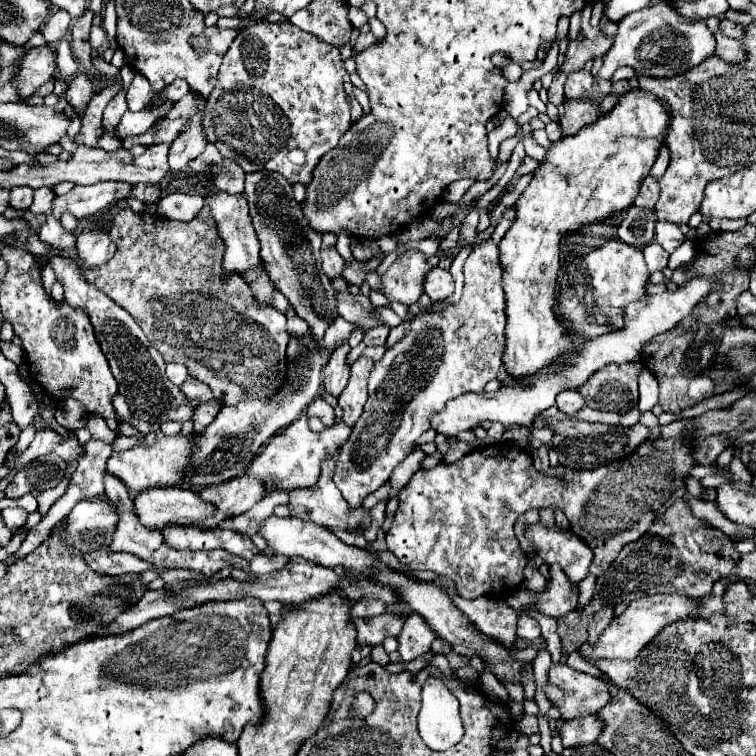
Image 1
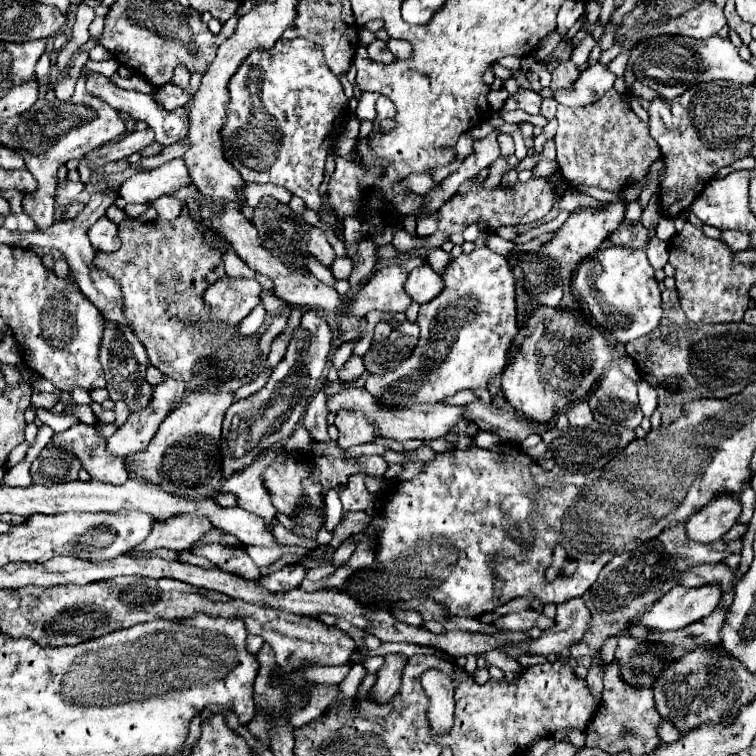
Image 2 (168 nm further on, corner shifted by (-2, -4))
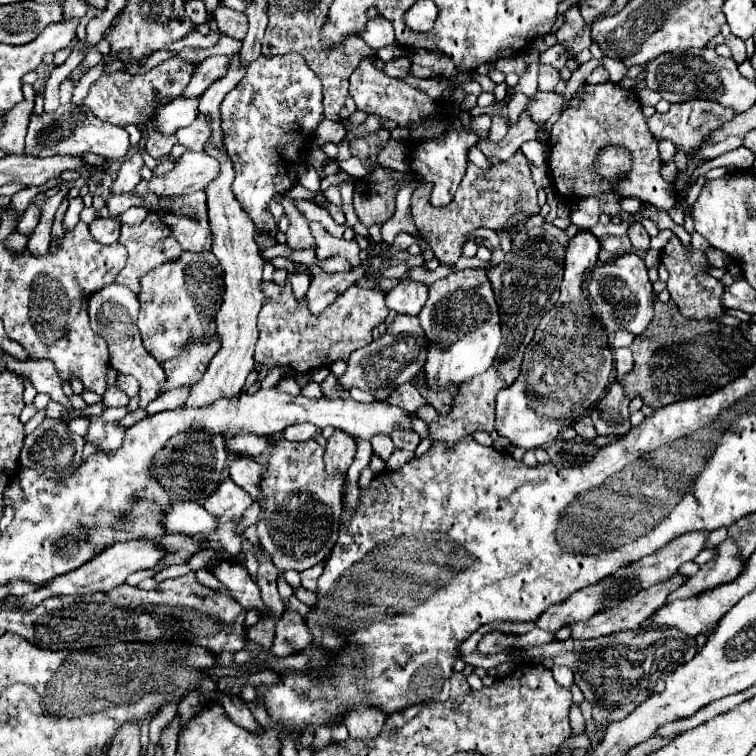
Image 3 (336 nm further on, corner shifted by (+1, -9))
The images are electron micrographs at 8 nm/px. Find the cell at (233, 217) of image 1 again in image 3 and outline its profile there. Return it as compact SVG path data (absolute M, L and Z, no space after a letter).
M215 333L215 337L211 339L211 343L205 341L195 341L193 345L185 345L185 353L181 353L181 357L173 357L169 361L163 363L163 369L167 373L167 381L165 387L161 391L169 391L175 389L179 385L193 385L201 379L201 375L205 373L209 361L213 359L213 355L219 349L219 335Z

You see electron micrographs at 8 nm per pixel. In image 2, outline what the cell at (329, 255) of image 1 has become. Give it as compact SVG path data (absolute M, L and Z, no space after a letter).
M310 228L310 232L308 232L308 252L314 254L324 266L330 266L334 256L336 256L330 242L326 240L324 230L320 230L320 228Z

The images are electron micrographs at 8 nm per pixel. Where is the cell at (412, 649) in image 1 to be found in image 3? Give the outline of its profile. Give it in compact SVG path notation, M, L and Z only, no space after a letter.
M357 705L353 713L345 715L345 725L351 739L373 739L377 737L377 733L381 733L385 719L387 715L379 707Z

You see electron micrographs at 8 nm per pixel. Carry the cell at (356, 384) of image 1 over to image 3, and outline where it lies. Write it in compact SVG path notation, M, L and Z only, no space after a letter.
M335 429L333 435L327 439L327 447L325 447L327 471L345 473L355 459L355 451L357 451L355 439L349 437L347 433L341 433L341 429Z

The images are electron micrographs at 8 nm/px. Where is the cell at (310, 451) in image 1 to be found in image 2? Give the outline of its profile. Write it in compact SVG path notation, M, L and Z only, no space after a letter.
M282 448L278 450L268 450L266 454L258 456L250 466L234 472L230 478L224 480L220 492L224 494L234 494L236 502L242 510L248 510L260 518L264 518L264 522L270 522L276 516L276 508L272 508L268 490L262 484L262 472L264 468L268 468L268 464L272 464L272 460L276 458L276 454L284 452Z

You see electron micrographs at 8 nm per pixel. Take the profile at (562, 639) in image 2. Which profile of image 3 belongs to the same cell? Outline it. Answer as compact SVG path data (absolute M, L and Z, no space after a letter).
M675 573L673 577L669 577L669 581L661 581L661 585L653 585L653 589L639 591L635 597L625 599L625 601L623 601L619 607L615 607L615 609L599 611L599 613L595 613L593 617L589 617L589 621L577 621L575 625L569 627L571 637L573 637L573 639L595 639L595 637L611 635L611 633L625 631L625 629L637 629L637 625L641 625L643 621L647 621L649 617L653 617L653 613L665 605L667 595L669 595L671 591L679 589L679 587L685 583L685 579L687 579L685 575Z

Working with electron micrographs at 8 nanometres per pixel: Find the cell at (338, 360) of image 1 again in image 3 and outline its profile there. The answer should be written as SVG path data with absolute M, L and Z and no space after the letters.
M297 423L297 425L291 425L289 429L283 431L283 439L301 443L301 441L309 441L309 439L313 439L313 437L319 435L319 433L321 433L321 429L317 429L315 425L309 425L309 423Z

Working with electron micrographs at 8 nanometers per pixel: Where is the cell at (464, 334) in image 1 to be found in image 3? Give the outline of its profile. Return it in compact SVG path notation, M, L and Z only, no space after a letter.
M481 267L463 269L429 285L429 299L417 315L421 329L429 339L427 361L413 381L431 391L445 391L451 385L461 385L475 375L485 373L493 365L501 345L499 309L487 271Z

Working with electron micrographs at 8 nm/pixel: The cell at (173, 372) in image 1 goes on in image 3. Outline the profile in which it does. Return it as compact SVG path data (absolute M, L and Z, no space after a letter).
M121 375L119 377L119 389L123 389L129 397L139 395L139 385L137 385L135 377L129 377L129 375Z

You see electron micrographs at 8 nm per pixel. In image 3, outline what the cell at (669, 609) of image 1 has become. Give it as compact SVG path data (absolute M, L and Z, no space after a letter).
M727 539L719 545L719 553L717 553L717 559L705 563L701 567L699 573L695 573L693 577L689 577L685 581L685 585L677 591L673 591L669 595L671 601L675 599L691 599L691 597L697 597L709 589L715 589L719 585L725 585L725 583L731 583L739 577L739 573L743 571L743 561L739 557L739 549L737 545Z

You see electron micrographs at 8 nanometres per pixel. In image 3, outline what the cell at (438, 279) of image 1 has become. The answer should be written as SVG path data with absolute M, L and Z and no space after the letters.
M413 279L399 281L397 287L393 287L387 293L387 305L389 309L403 313L403 315L417 315L421 307L427 301L429 287L425 283L417 283Z

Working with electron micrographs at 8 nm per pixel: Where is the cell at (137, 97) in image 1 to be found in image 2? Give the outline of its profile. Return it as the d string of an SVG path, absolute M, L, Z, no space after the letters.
M199 73L192 74L190 78L190 86L188 88L180 88L176 84L166 84L166 86L160 86L154 90L154 100L158 104L162 104L164 108L168 110L174 110L178 106L186 106L190 102L190 98L196 94L203 75Z

